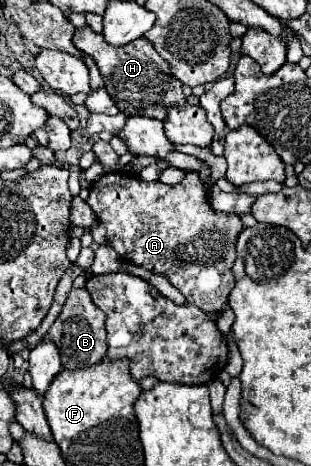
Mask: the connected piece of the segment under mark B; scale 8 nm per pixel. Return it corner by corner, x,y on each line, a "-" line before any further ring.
72,288
66,302
64,302
64,308
60,312
60,316
56,318
56,322
50,326
48,334
46,334
46,340
52,340
58,350
60,350
60,356
62,356
62,366
64,368
88,368
88,366
94,366
98,362
102,362
106,358
106,314
94,306
90,294
86,294
86,290
76,290

